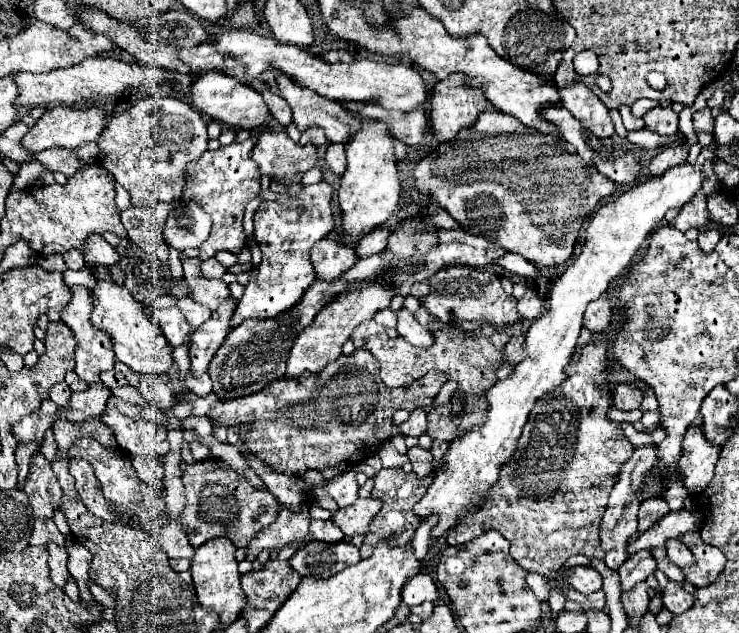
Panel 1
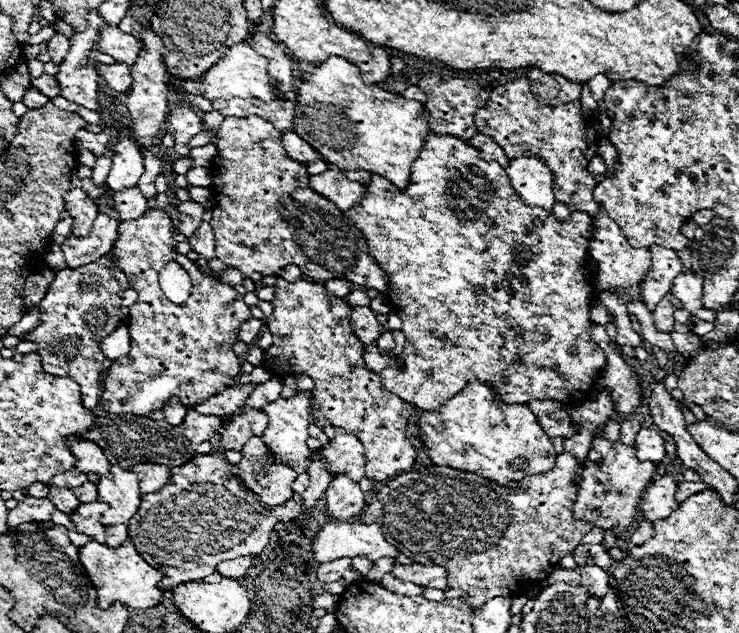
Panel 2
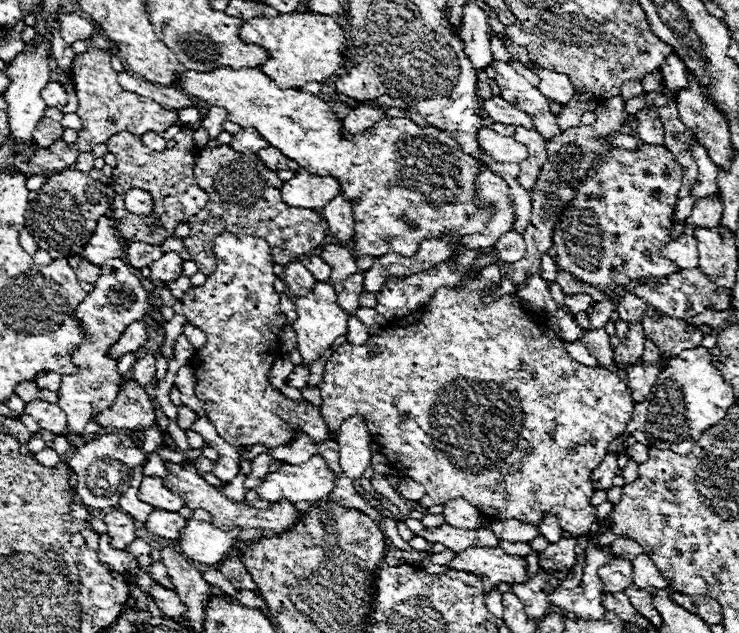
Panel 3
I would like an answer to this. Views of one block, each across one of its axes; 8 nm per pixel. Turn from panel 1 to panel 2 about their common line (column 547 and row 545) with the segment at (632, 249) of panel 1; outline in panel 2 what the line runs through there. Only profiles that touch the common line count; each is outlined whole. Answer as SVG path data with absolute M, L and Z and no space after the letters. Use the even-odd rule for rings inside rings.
M328 522L326 526L320 528L318 536L312 542L312 554L316 556L318 562L332 562L336 558L354 558L354 556L364 556L368 560L378 560L378 558L396 558L398 550L384 540L382 528L378 524L350 524L350 522Z

